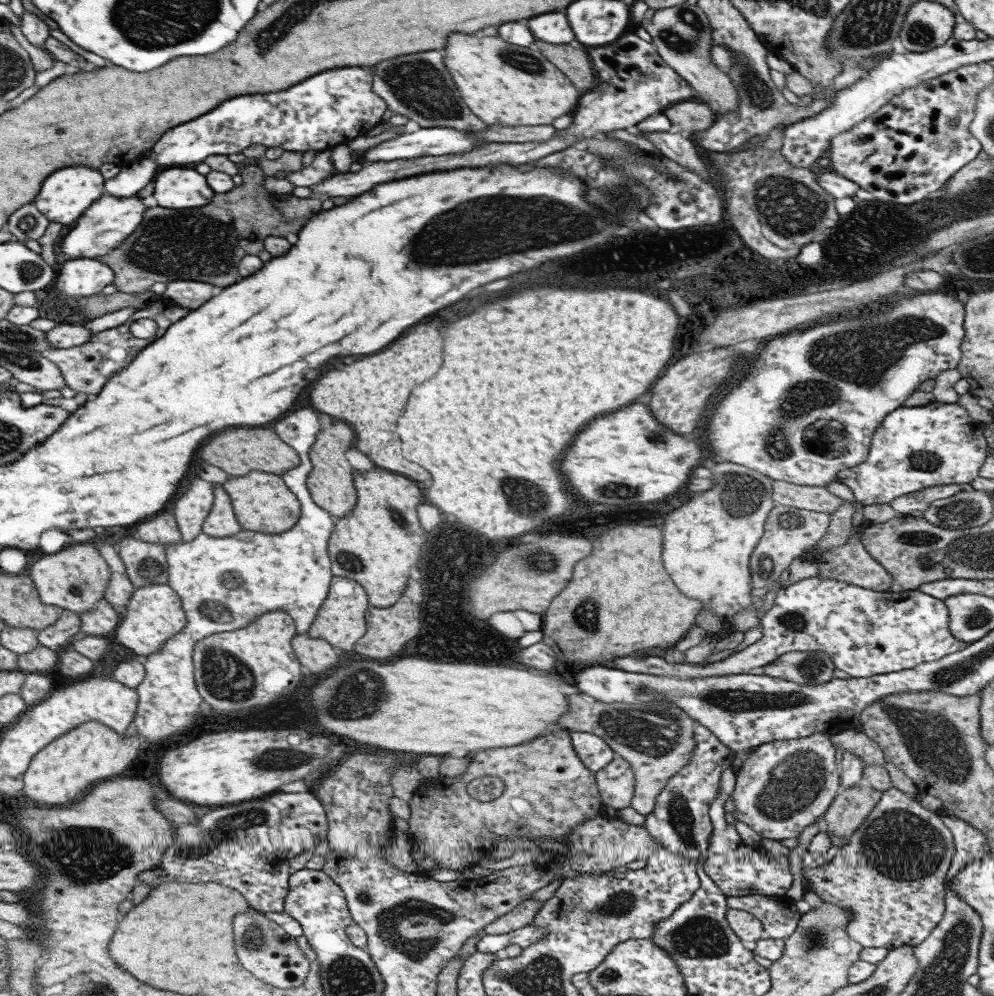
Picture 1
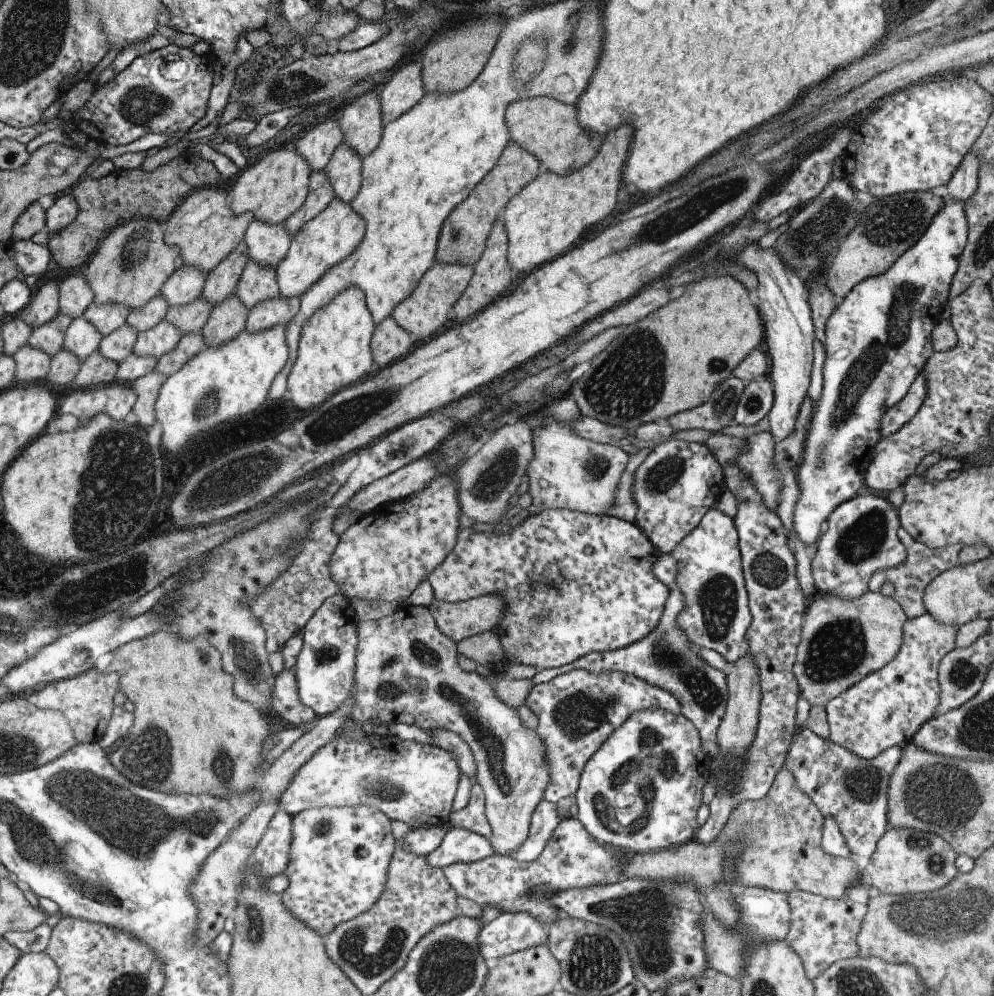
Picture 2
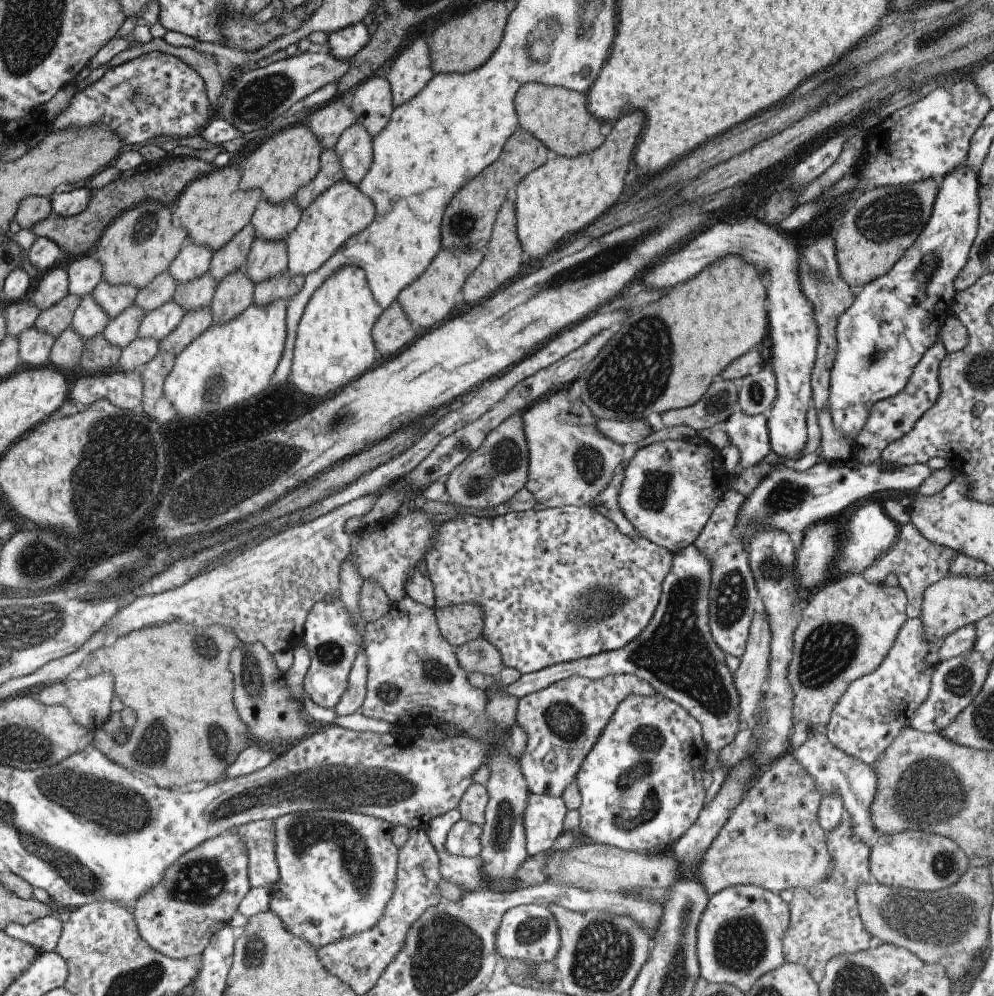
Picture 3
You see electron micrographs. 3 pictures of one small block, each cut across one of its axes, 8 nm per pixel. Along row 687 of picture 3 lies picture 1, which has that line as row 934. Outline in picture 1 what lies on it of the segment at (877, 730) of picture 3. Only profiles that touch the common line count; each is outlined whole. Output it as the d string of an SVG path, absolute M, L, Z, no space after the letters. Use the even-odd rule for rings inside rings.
M890 788L883 792L878 804L874 806L872 812L866 817L866 820L862 825L858 827L852 834L852 838L846 842L846 845L840 848L840 856L844 856L844 860L848 862L832 862L832 864L826 865L824 868L817 868L818 876L810 876L810 868L804 868L803 875L806 885L804 885L805 891L814 892L818 894L824 902L840 906L844 910L851 912L851 922L846 924L846 931L849 938L852 938L855 942L858 942L863 948L886 948L890 951L893 949L901 948L902 946L916 947L921 944L932 933L932 929L942 921L945 914L945 879L950 869L952 857L954 856L955 848L952 833L950 829L944 824L940 812L934 812L932 810L924 808L920 805L920 802L910 797L908 794L896 789Z

